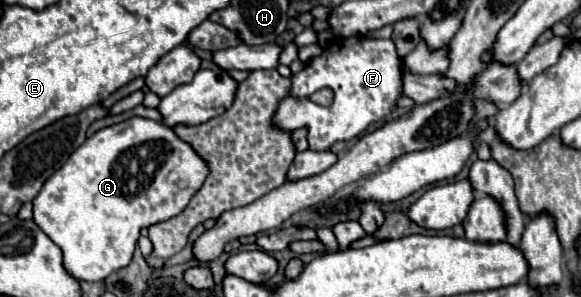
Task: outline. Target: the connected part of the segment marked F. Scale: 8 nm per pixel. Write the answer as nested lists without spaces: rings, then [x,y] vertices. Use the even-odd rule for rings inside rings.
[[[365,36],[335,38],[323,48],[321,56],[309,60],[301,72],[291,74],[289,94],[279,102],[273,114],[273,126],[285,132],[307,128],[309,150],[329,150],[335,142],[357,138],[369,124],[383,120],[397,108],[401,96],[401,58],[391,40]],[[319,88],[331,88],[335,92],[331,106],[311,102],[311,94]]]

